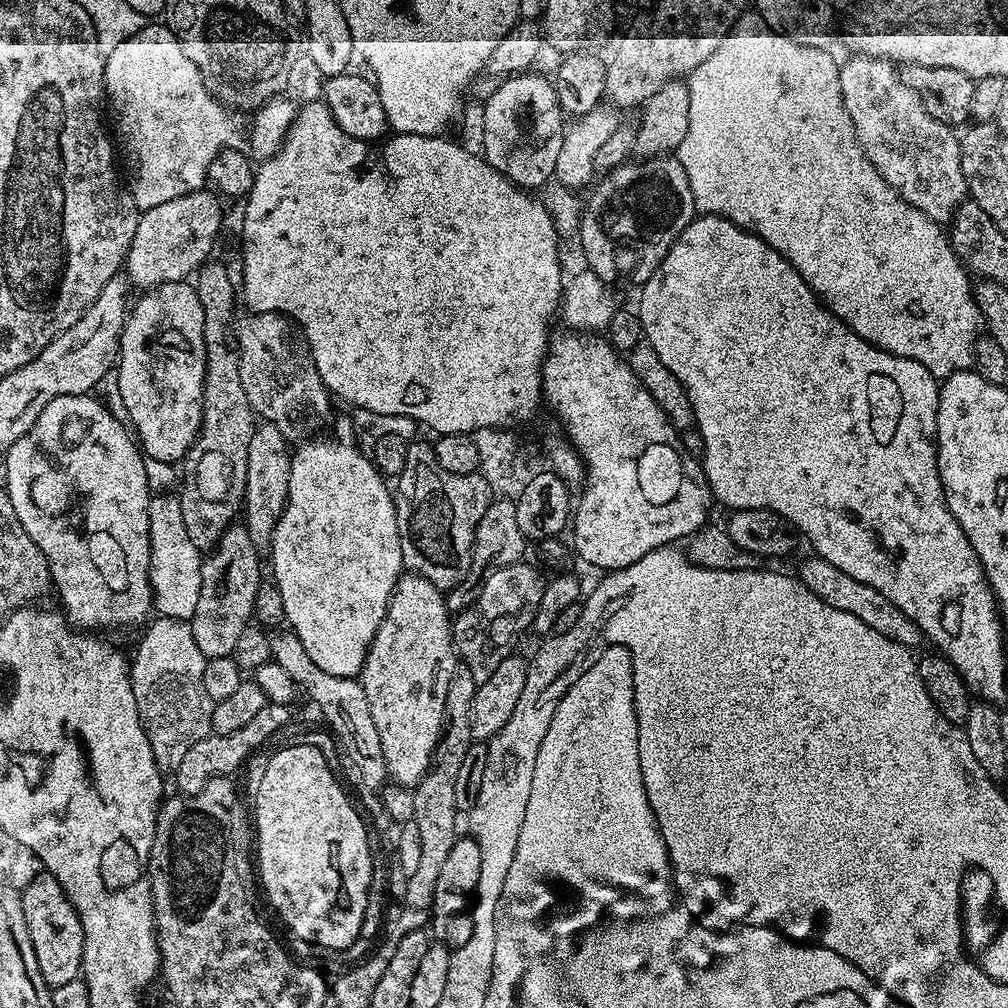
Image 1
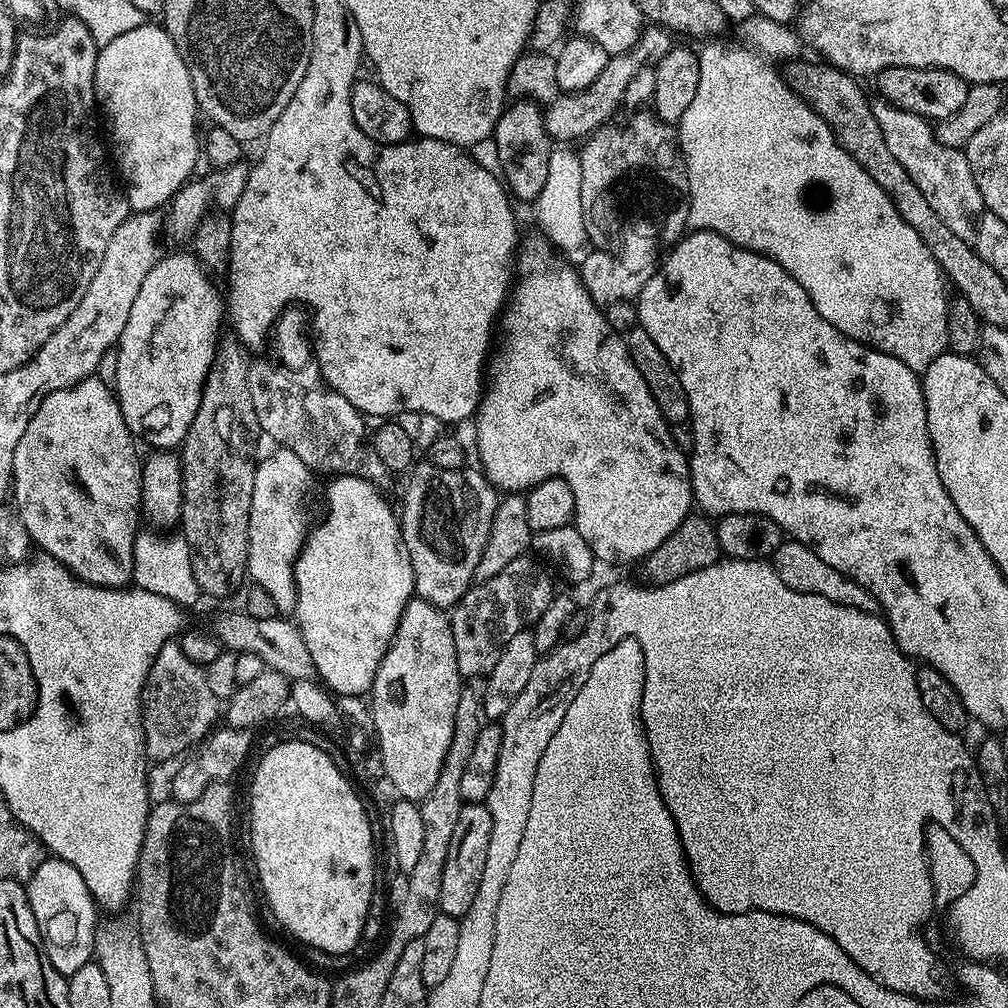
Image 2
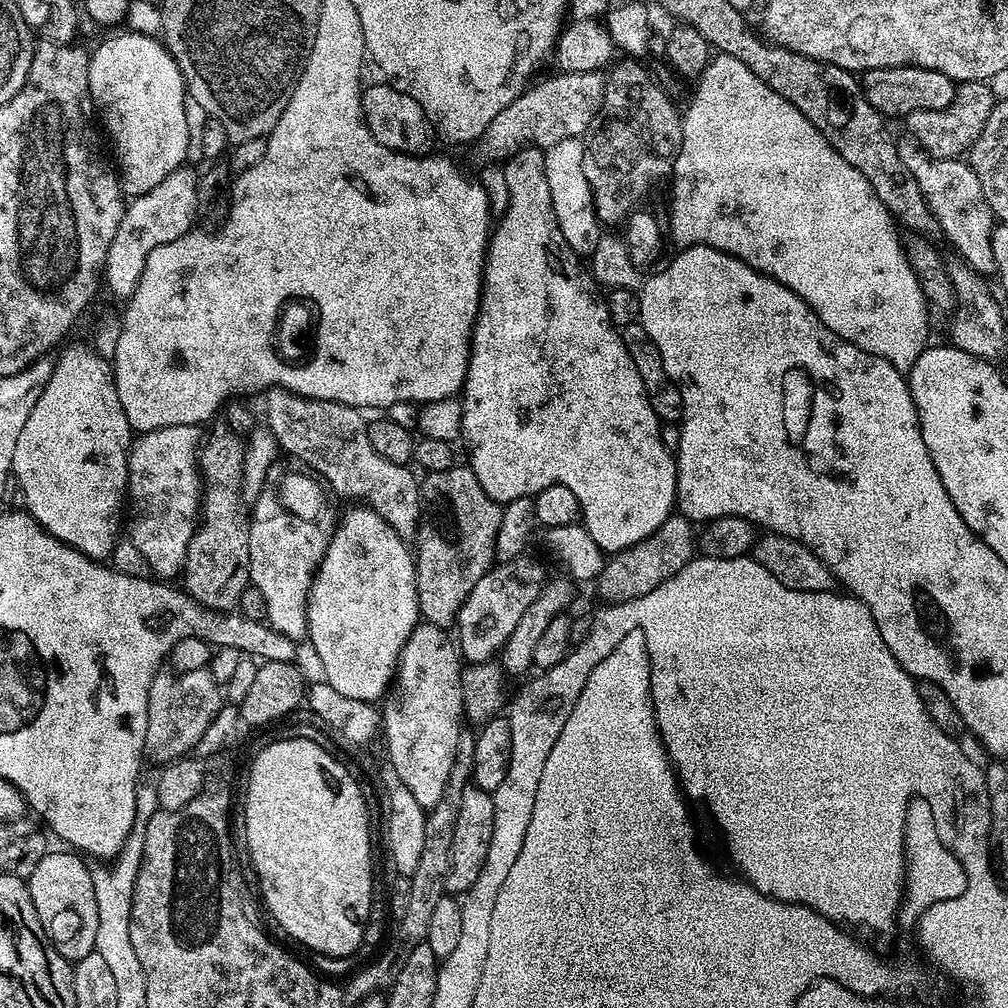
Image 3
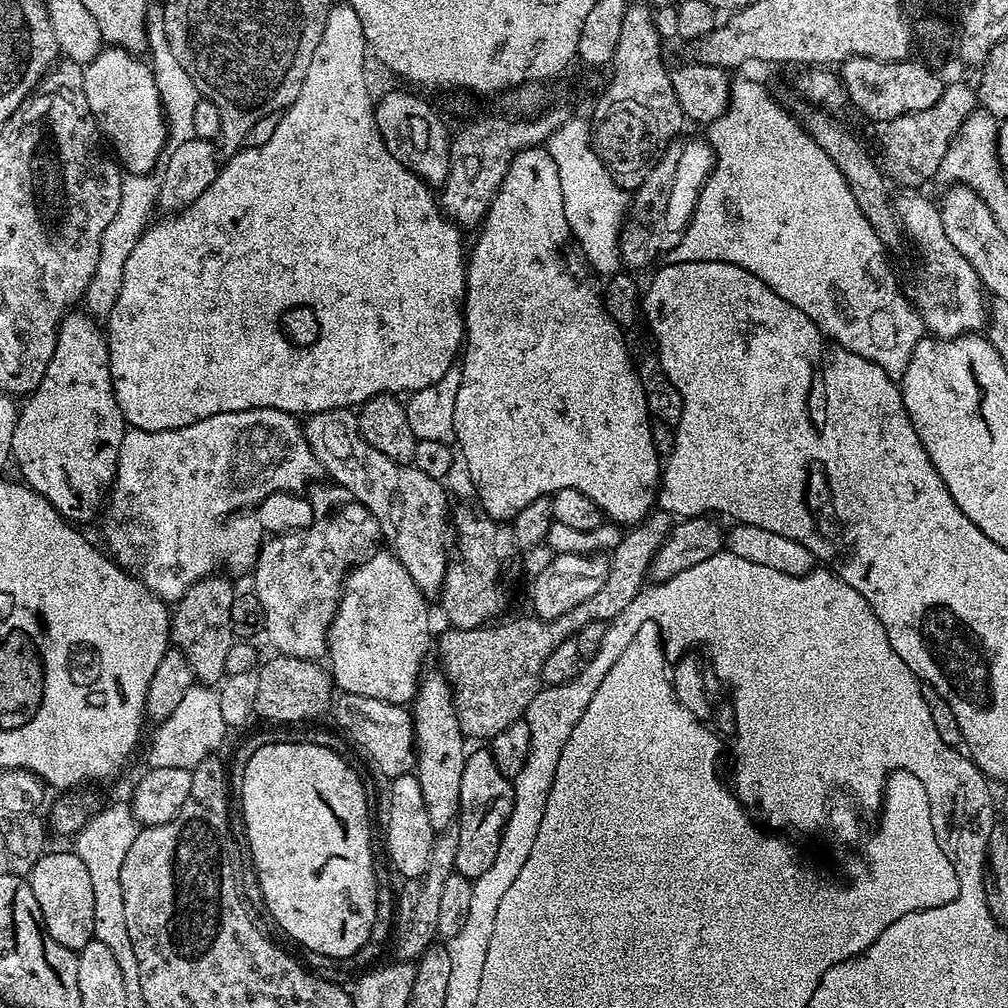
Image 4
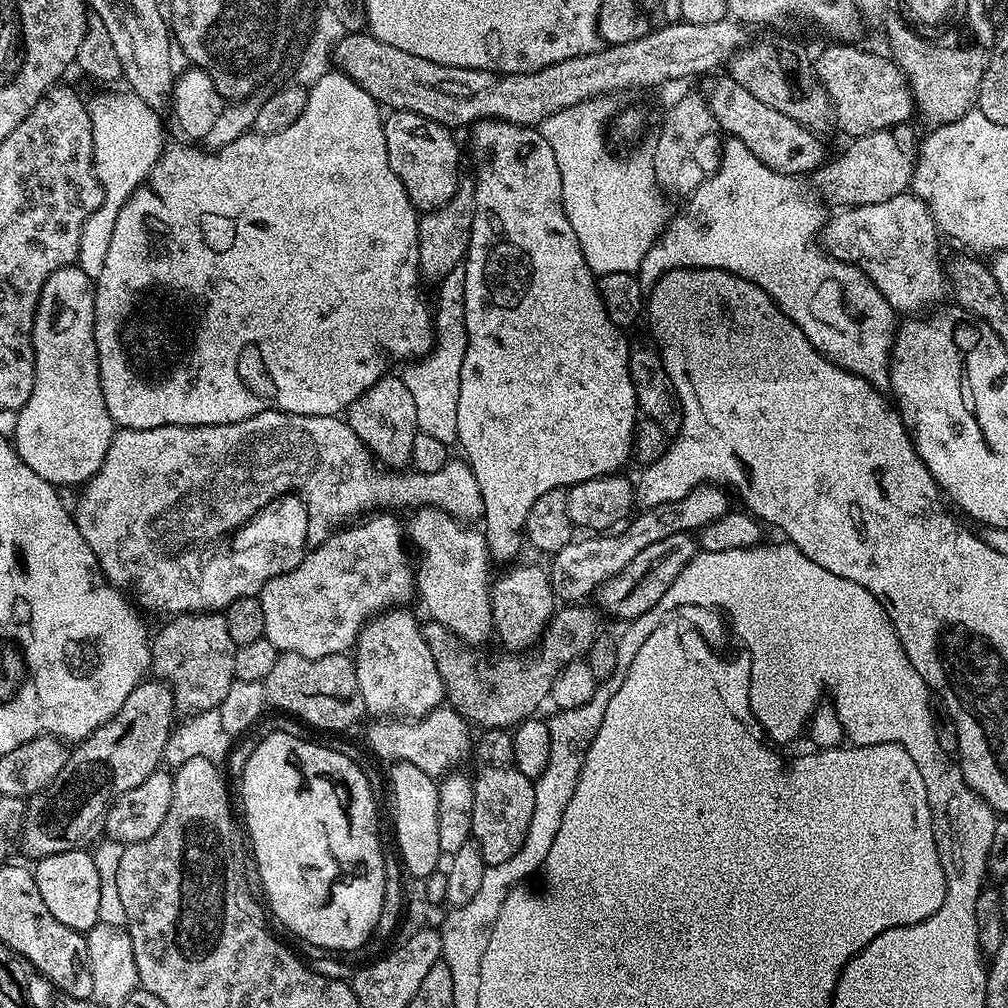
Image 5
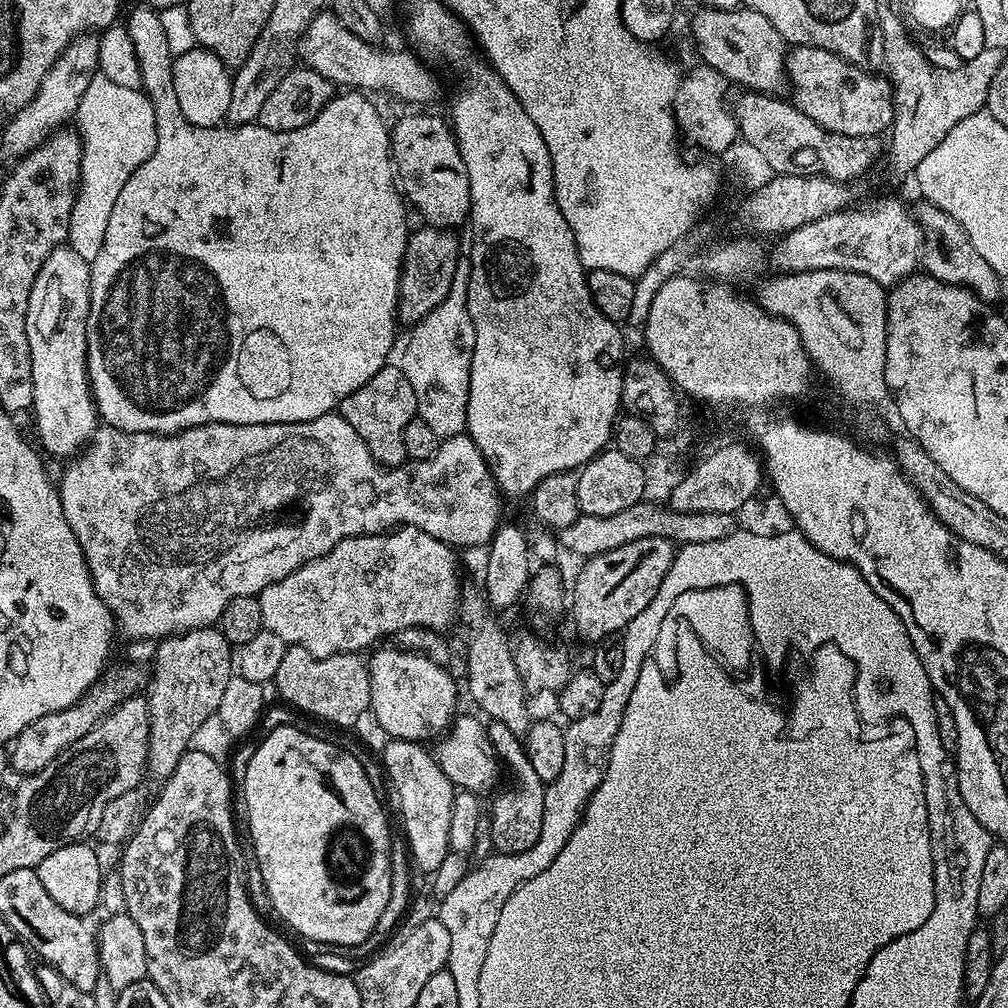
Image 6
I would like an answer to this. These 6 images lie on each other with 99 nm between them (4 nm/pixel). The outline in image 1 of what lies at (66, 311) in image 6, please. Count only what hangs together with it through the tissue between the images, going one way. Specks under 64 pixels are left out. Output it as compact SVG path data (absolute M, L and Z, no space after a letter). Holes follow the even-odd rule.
M85 394L83 396L59 396L38 414L38 422L30 426L30 430L14 446L10 446L6 453L4 468L8 471L6 487L10 494L10 502L14 502L14 510L18 513L18 522L34 538L34 546L42 550L42 554L48 563L48 569L52 575L54 592L60 595L63 611L66 619L73 628L77 630L100 630L96 628L132 628L135 624L143 625L149 619L148 611L153 611L153 597L150 574L150 518L148 517L148 468L146 457L133 433L124 429L125 421L119 415L115 416L104 404L95 400L95 395Z

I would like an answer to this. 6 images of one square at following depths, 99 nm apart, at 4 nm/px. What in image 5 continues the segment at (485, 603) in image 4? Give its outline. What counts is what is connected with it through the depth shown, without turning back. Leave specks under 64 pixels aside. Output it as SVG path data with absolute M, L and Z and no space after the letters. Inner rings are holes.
M516 562L505 576L500 576L491 581L492 626L495 635L500 635L500 640L505 644L505 649L520 654L531 649L542 636L549 620L552 619L553 605L548 605L554 600L552 585L549 584L549 573L536 564L520 564ZM532 603L544 604L540 608L540 616L532 616L528 620L528 607Z

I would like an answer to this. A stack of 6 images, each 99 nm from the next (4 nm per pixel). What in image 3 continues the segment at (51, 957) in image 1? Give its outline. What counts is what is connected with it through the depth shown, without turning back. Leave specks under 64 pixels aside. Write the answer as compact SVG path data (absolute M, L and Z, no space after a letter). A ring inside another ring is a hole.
M72 850L44 853L42 862L26 878L34 910L48 931L48 938L53 946L69 962L86 958L86 954L96 951L98 934L98 902L94 898L92 868L84 865L79 855ZM80 859L80 860L79 860Z

